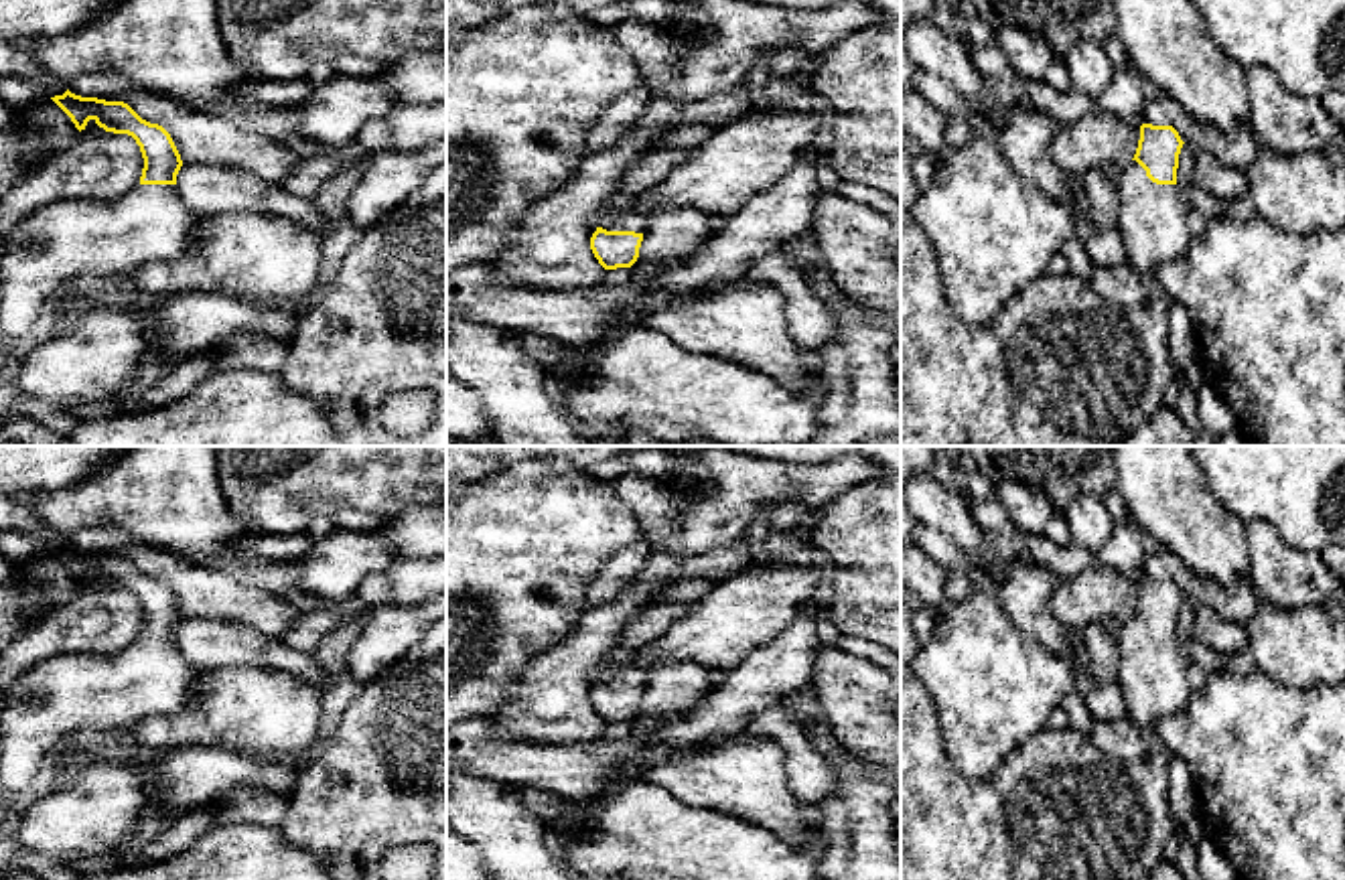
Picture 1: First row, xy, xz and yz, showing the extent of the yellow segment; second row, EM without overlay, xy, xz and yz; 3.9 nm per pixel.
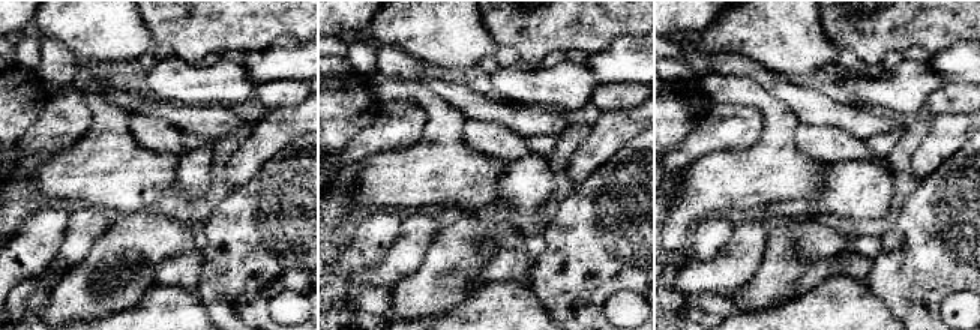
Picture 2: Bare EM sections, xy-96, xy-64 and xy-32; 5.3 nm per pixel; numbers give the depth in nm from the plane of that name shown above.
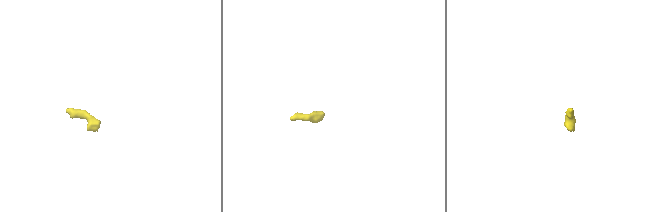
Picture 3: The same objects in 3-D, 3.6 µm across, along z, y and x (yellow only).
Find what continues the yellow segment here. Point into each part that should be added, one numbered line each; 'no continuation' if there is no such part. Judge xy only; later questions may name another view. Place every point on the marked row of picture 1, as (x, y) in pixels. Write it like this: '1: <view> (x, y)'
1: xy (76, 238)

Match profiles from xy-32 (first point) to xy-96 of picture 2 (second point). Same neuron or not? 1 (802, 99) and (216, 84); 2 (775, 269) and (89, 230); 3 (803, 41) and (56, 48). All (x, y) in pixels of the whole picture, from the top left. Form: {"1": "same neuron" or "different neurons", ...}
{"1": "different neurons", "2": "different neurons", "3": "different neurons"}

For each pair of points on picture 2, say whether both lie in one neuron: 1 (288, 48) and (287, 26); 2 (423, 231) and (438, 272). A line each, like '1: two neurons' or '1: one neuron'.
1: two neurons
2: two neurons

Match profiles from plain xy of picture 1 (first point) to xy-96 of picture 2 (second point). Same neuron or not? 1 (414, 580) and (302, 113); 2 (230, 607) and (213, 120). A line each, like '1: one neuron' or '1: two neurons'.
1: two neurons
2: one neuron

